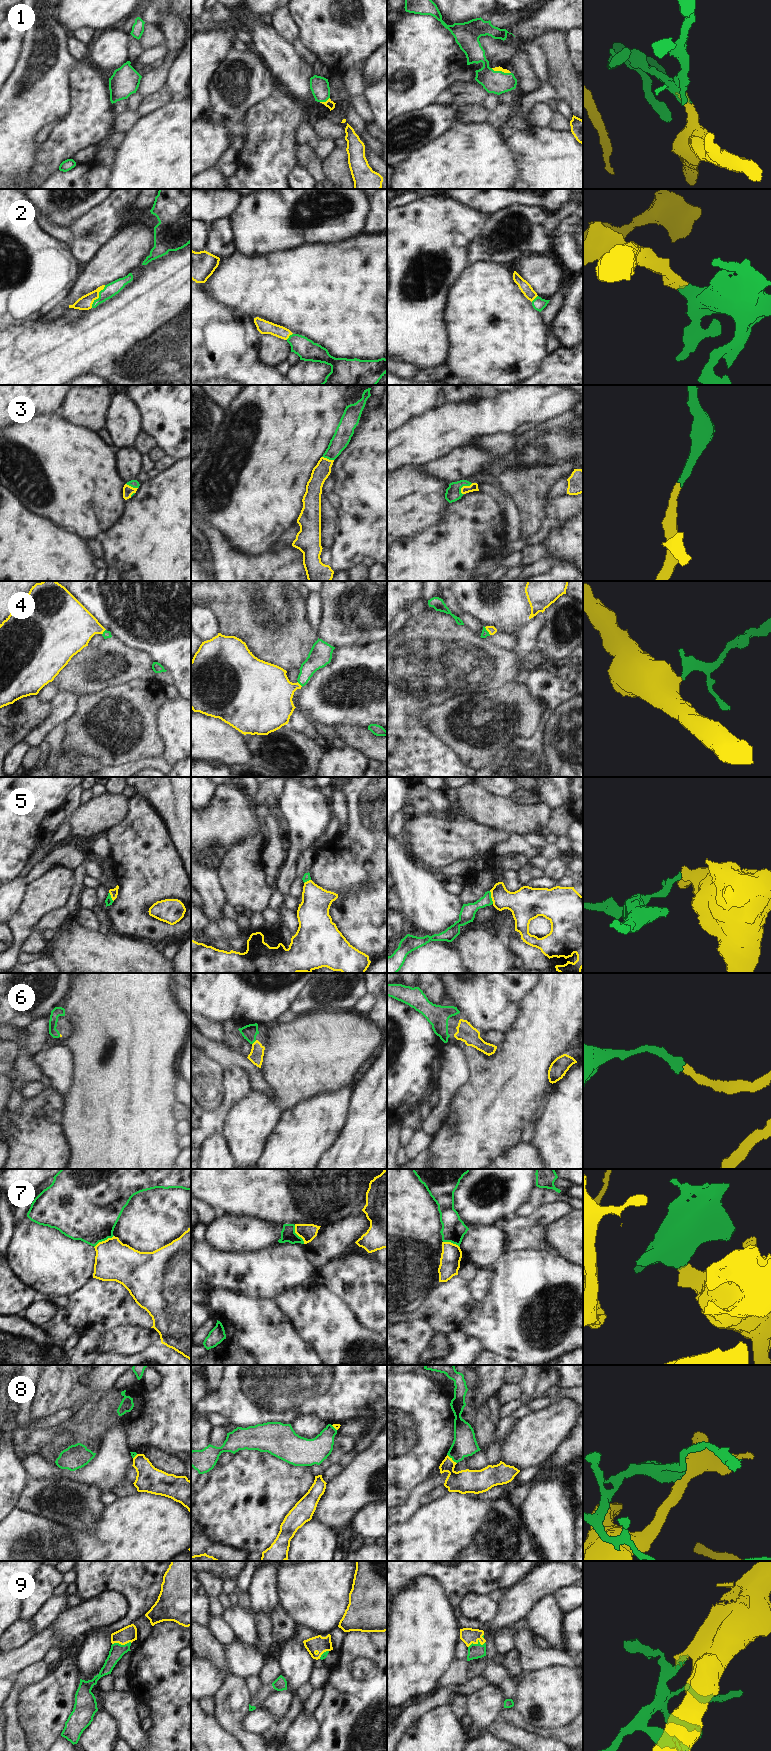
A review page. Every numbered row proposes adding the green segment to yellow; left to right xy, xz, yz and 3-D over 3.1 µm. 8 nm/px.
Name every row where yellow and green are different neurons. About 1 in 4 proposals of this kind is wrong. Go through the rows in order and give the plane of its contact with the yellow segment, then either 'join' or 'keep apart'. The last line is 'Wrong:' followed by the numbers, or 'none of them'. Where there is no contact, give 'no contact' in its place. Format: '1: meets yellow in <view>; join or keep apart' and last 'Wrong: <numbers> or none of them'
1: meets yellow in yz; join
2: meets yellow in xy; join
3: meets yellow in yz; join
4: meets yellow in yz; join
5: meets yellow in yz; keep apart
6: meets yellow in xz; join
7: meets yellow in xy; keep apart
8: meets yellow in yz; keep apart
9: meets yellow in yz; join
Wrong: 5, 7, 8

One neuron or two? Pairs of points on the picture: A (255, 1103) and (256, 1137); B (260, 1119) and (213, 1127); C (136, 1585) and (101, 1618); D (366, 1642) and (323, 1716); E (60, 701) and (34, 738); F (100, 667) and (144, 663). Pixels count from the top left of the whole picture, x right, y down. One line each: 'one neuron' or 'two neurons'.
A: one neuron
B: two neurons
C: two neurons
D: one neuron
E: one neuron
F: one neuron

